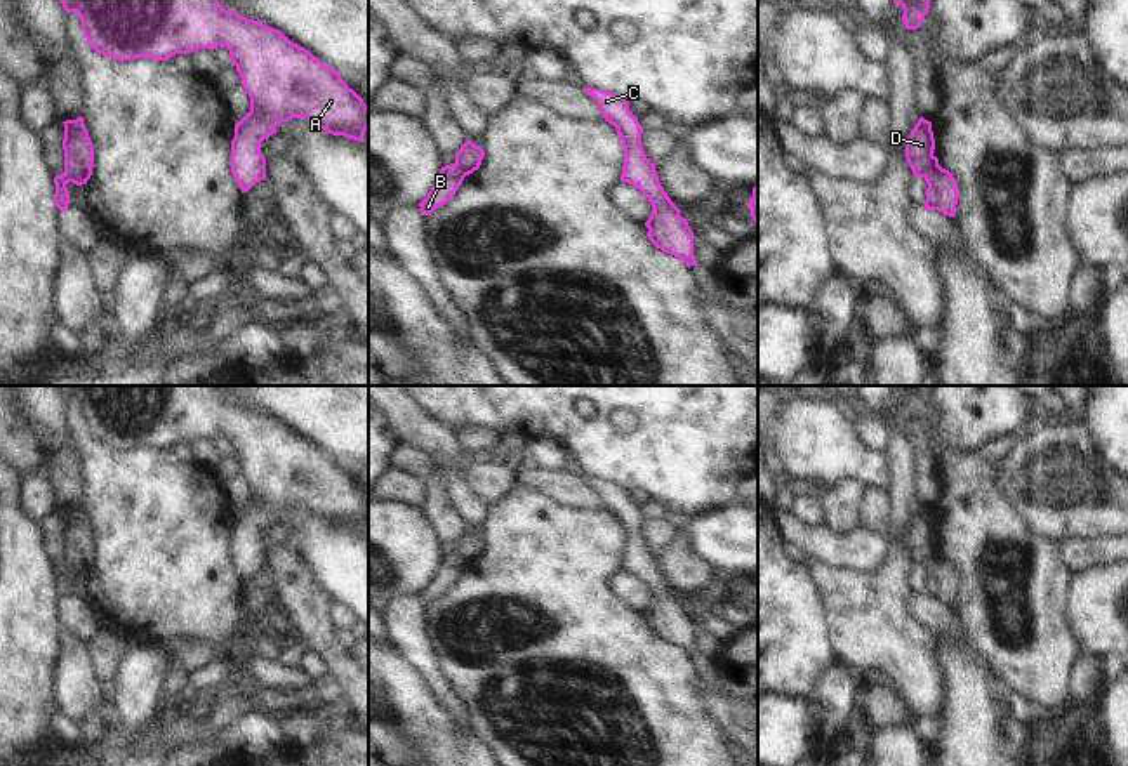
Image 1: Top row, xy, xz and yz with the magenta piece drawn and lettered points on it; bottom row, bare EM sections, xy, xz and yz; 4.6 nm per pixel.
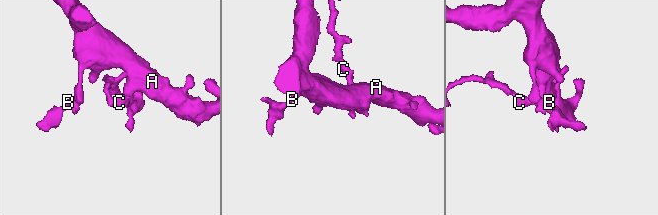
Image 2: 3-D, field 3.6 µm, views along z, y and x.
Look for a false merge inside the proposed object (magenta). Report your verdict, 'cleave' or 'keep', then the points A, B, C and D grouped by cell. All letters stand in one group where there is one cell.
cleave; A C D / B

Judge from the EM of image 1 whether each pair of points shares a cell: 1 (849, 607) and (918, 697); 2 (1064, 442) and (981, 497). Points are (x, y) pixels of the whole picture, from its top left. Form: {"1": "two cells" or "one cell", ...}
{"1": "one cell", "2": "two cells"}

